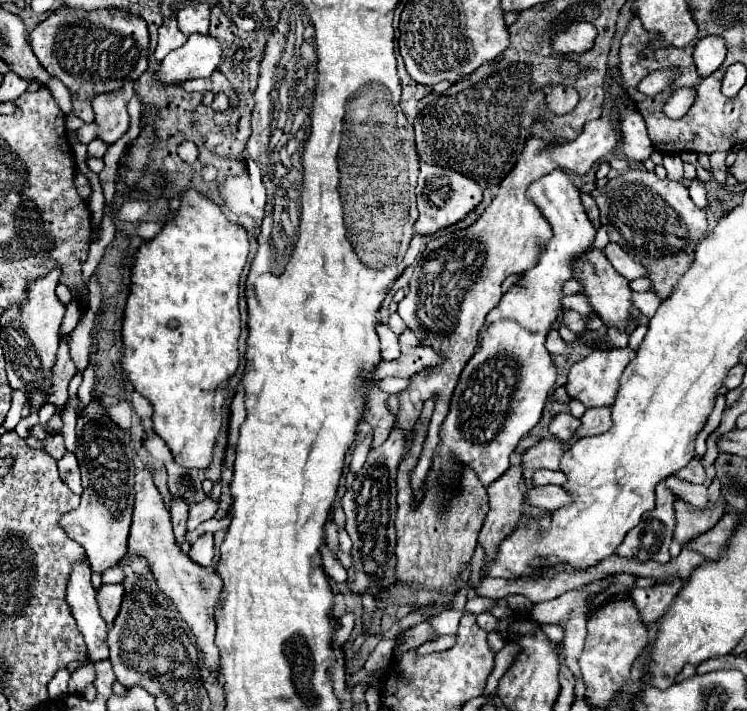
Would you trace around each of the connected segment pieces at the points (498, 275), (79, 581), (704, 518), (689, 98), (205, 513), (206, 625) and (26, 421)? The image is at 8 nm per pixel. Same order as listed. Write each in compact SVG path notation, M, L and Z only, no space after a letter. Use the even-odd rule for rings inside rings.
M608 119L588 121L578 139L562 147L550 145L550 131L546 123L542 121L534 123L534 135L526 141L526 147L520 153L516 167L500 183L494 201L482 213L482 217L472 227L456 231L454 235L448 235L442 241L440 239L432 241L432 247L430 243L426 245L426 251L418 261L414 275L410 279L410 291L398 303L398 313L404 319L406 327L414 331L424 345L432 347L442 357L442 363L430 367L430 371L414 373L410 377L410 385L400 393L396 427L404 431L406 443L412 441L412 429L420 417L424 401L436 397L422 455L418 459L418 465L410 473L410 483L414 489L412 509L424 497L424 481L432 467L436 447L440 443L438 431L448 413L452 391L458 383L464 365L474 355L476 337L484 327L486 315L502 299L502 281L510 275L524 275L528 269L532 269L540 257L540 245L550 239L550 223L544 219L538 207L526 199L526 187L532 181L546 175L548 171L554 171L556 167L568 169L576 175L586 175L598 159L602 159L612 151L616 141L618 141L616 121ZM442 339L446 339L450 347L442 347Z
M86 561L74 563L68 579L68 605L72 609L74 619L78 621L78 629L84 635L86 647L88 647L88 657L90 661L100 661L108 659L108 645L106 645L106 635L108 635L108 625L100 617L98 603L96 603L96 591L92 589L90 583L90 567L86 567Z
M718 478L713 480L709 488L710 503L714 503L714 507L706 507L706 509L696 509L692 505L674 503L676 509L676 529L674 529L674 537L686 545L690 539L694 539L696 535L712 529L718 519L726 513L726 499L722 499L721 484Z
M690 88L675 90L664 105L663 112L670 119L680 119L695 100L695 92Z
M206 497L204 503L194 503L190 505L190 515L188 515L188 531L194 531L202 521L208 521L214 517L216 509L218 509L218 503L216 499L212 497Z
M148 469L136 473L134 483L134 517L128 537L128 555L142 555L146 563L150 563L150 569L154 571L158 587L162 587L162 593L168 595L168 599L176 605L182 619L188 623L196 637L196 647L204 655L204 665L212 675L220 673L220 655L218 647L214 645L216 635L216 621L214 621L214 607L220 603L222 593L222 579L212 567L202 567L194 563L178 545L172 533L170 513L152 481L152 473Z
M32 413L32 415L28 415L28 417L24 417L18 425L16 425L16 433L22 437L22 439L26 439L26 437L30 437L30 431L32 431L32 427L34 425L38 425L38 415L36 413Z

